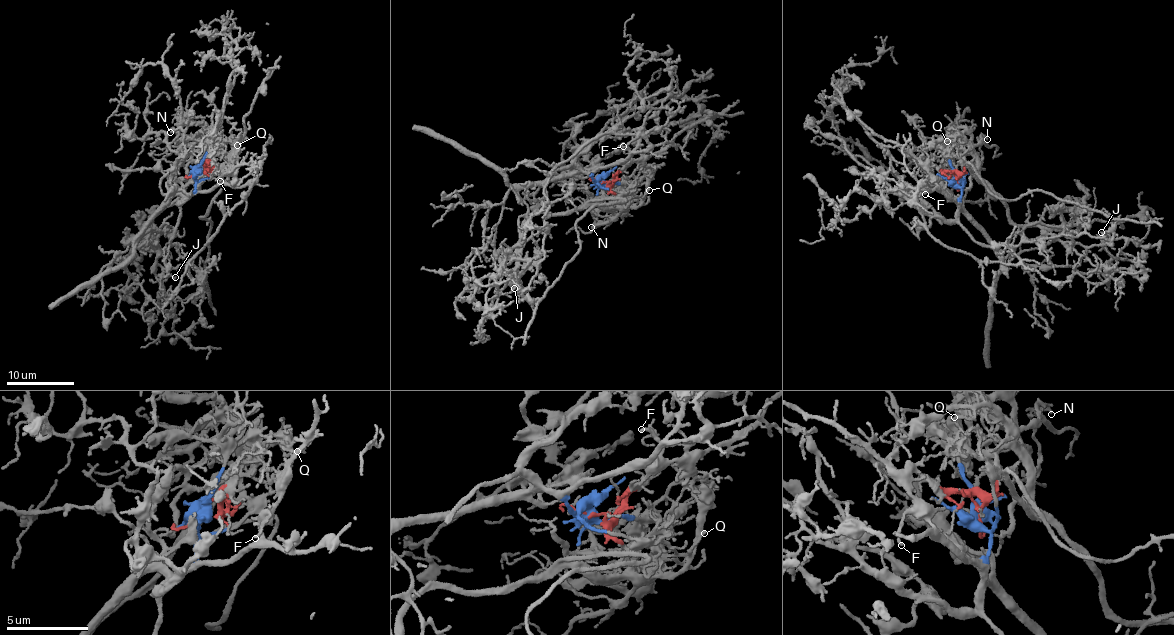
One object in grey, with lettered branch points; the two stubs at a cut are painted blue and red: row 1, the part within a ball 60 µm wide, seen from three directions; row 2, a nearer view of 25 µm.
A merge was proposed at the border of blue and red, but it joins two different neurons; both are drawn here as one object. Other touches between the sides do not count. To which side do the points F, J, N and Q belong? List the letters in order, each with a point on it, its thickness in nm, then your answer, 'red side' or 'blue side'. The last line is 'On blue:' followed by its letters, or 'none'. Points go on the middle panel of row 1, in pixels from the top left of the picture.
F: place (623, 146); calibre 150 nm; blue side
J: place (514, 288); calibre 120 nm; blue side
N: place (591, 227); calibre 120 nm; red side
Q: place (649, 190); calibre 130 nm; red side
On blue: F, J

